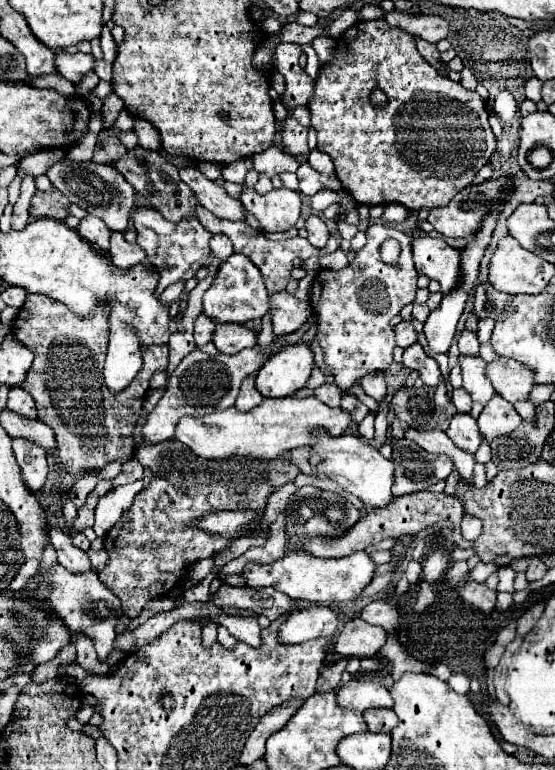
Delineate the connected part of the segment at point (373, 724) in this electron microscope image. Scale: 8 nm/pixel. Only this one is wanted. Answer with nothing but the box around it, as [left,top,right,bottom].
[364,709,398,733]

